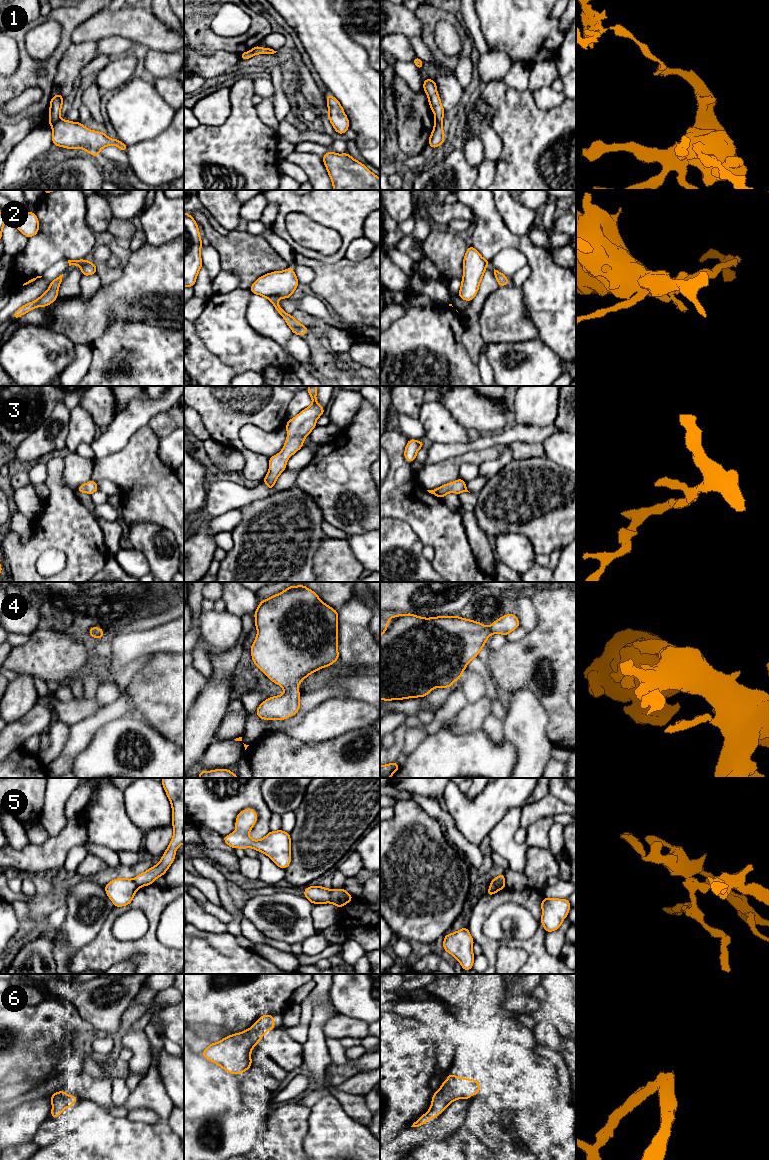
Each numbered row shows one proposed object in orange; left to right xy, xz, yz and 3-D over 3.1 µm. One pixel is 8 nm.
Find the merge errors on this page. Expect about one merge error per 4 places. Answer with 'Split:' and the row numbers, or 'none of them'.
Split: 1, 2, 5

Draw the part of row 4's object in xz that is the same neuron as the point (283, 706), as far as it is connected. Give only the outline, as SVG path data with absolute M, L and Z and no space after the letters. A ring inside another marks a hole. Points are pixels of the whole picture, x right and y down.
M304 585L287 589L261 602L255 613L257 636L250 652L254 664L285 692L263 701L255 713L262 720L284 720L300 709L299 684L311 673L339 660L338 611L321 601Z

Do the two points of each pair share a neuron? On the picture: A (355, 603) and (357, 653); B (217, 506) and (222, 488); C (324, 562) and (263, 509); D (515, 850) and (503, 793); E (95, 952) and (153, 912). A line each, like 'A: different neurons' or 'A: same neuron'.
A: same neuron
B: same neuron
C: different neurons
D: different neurons
E: same neuron

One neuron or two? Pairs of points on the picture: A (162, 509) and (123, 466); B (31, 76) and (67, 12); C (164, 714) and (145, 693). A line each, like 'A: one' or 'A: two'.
A: one
B: one
C: one

